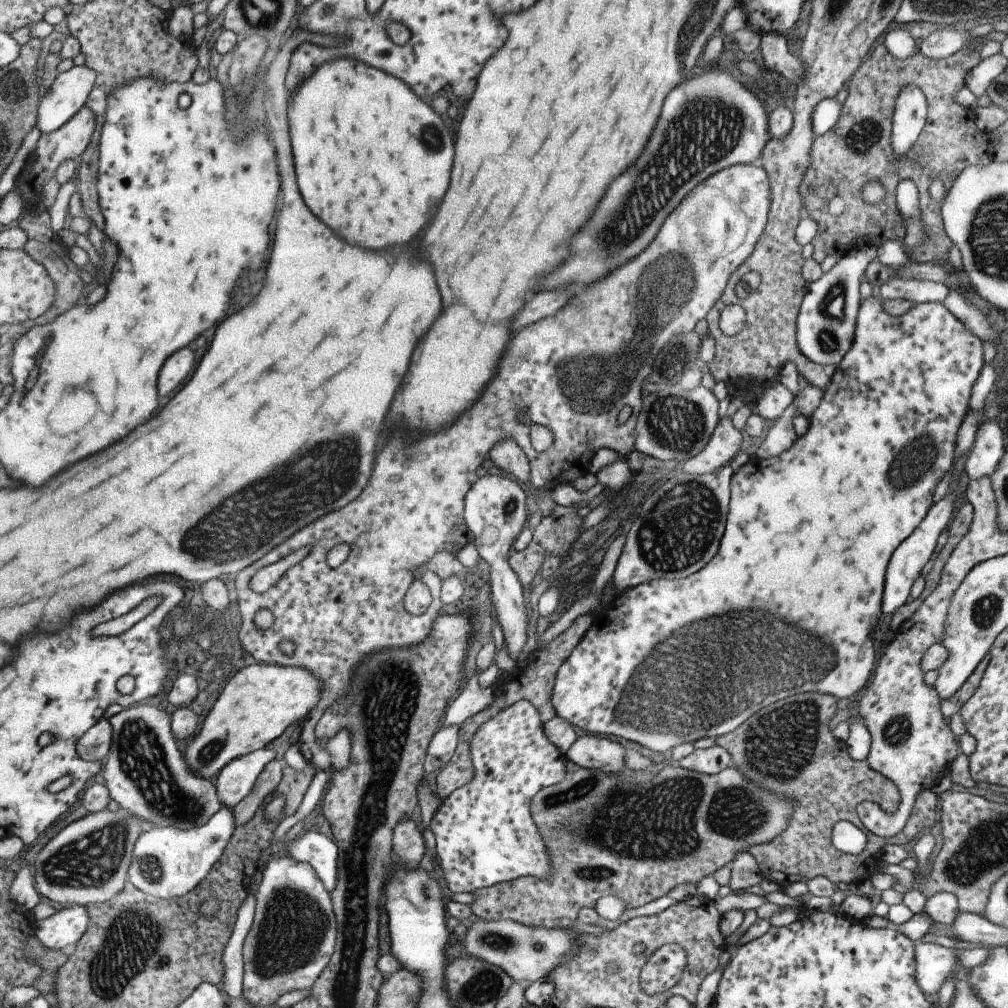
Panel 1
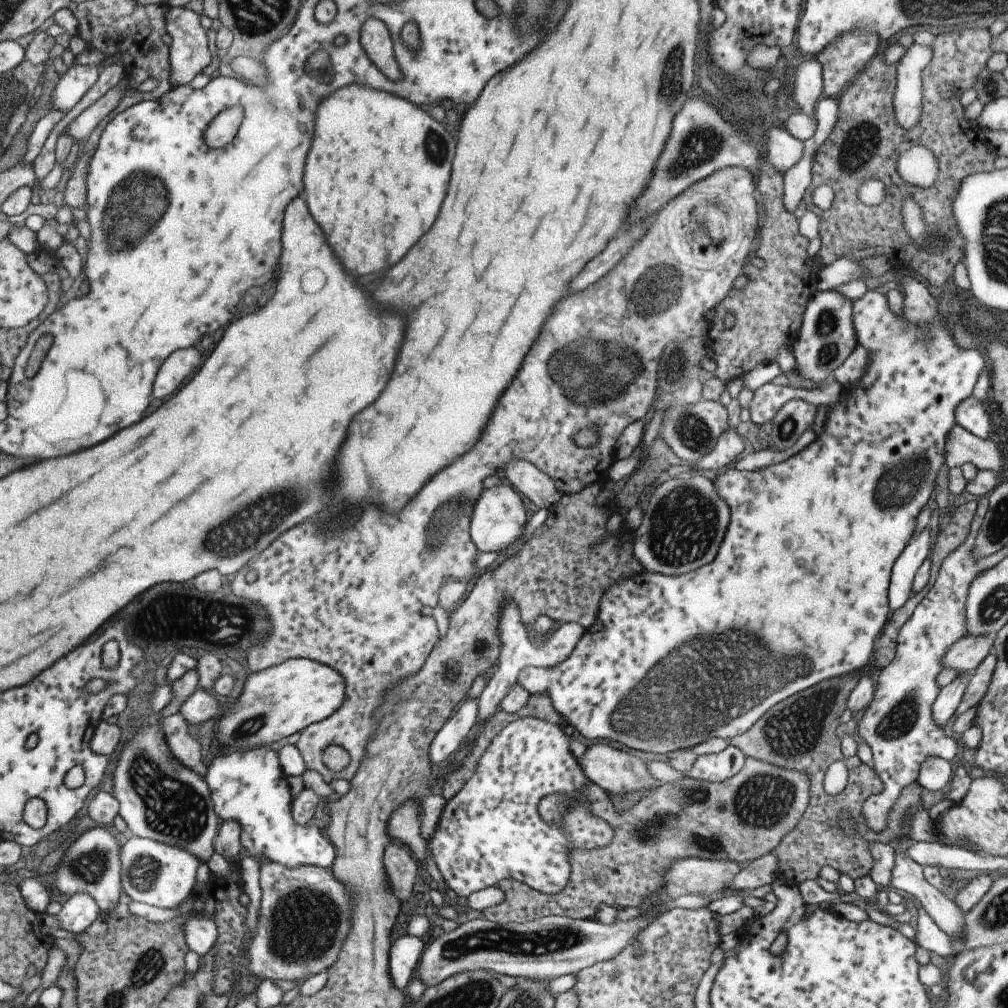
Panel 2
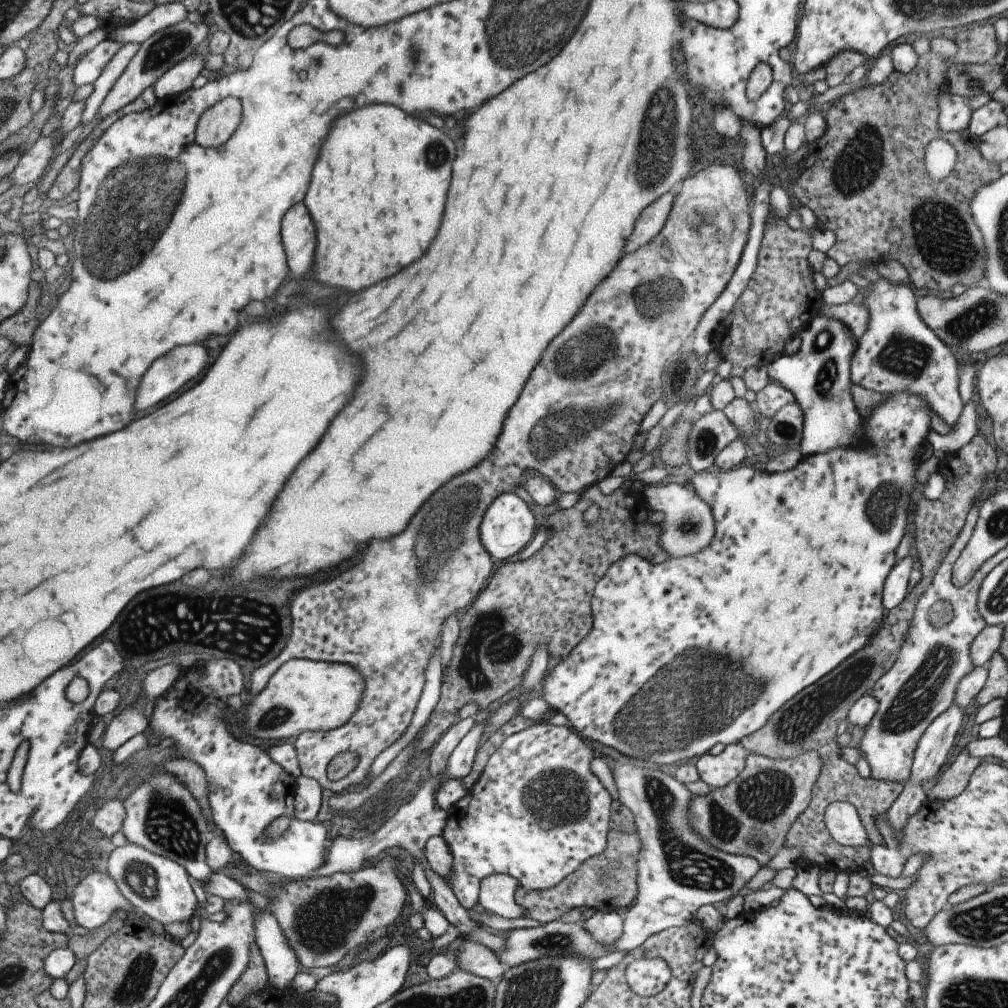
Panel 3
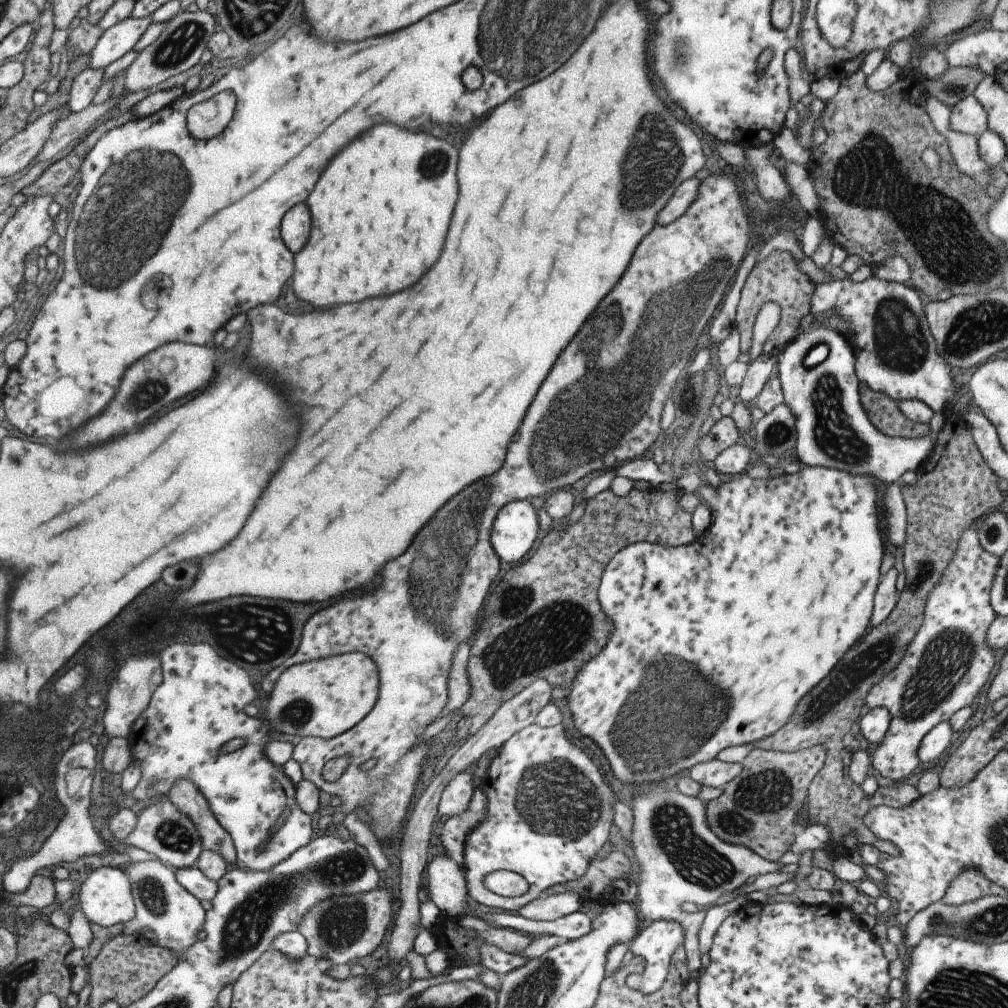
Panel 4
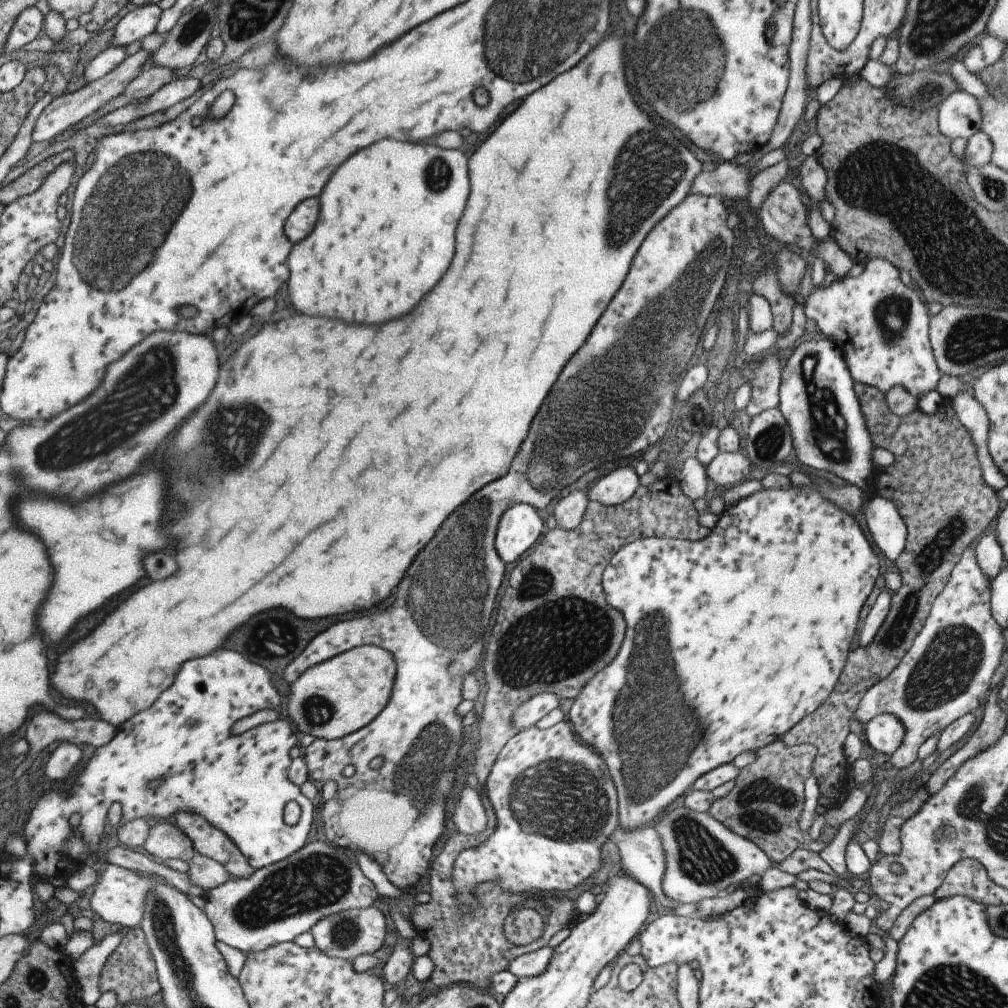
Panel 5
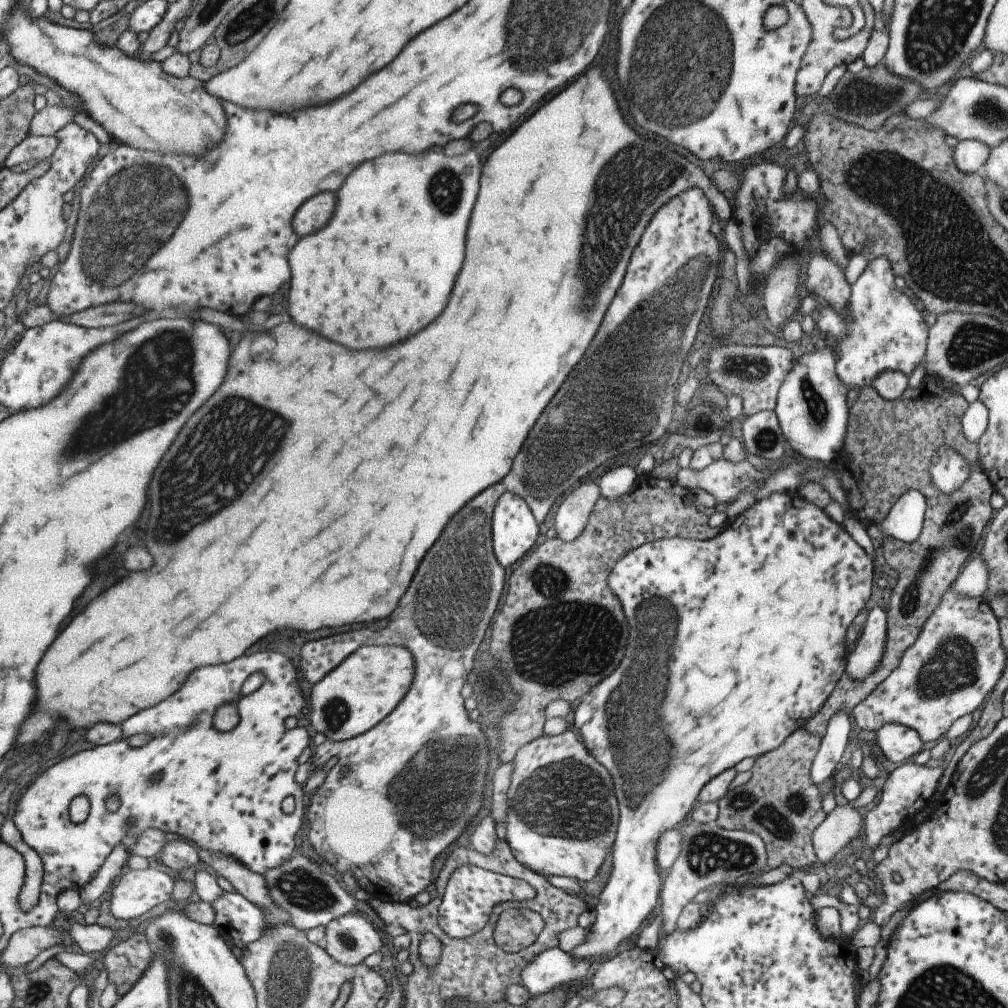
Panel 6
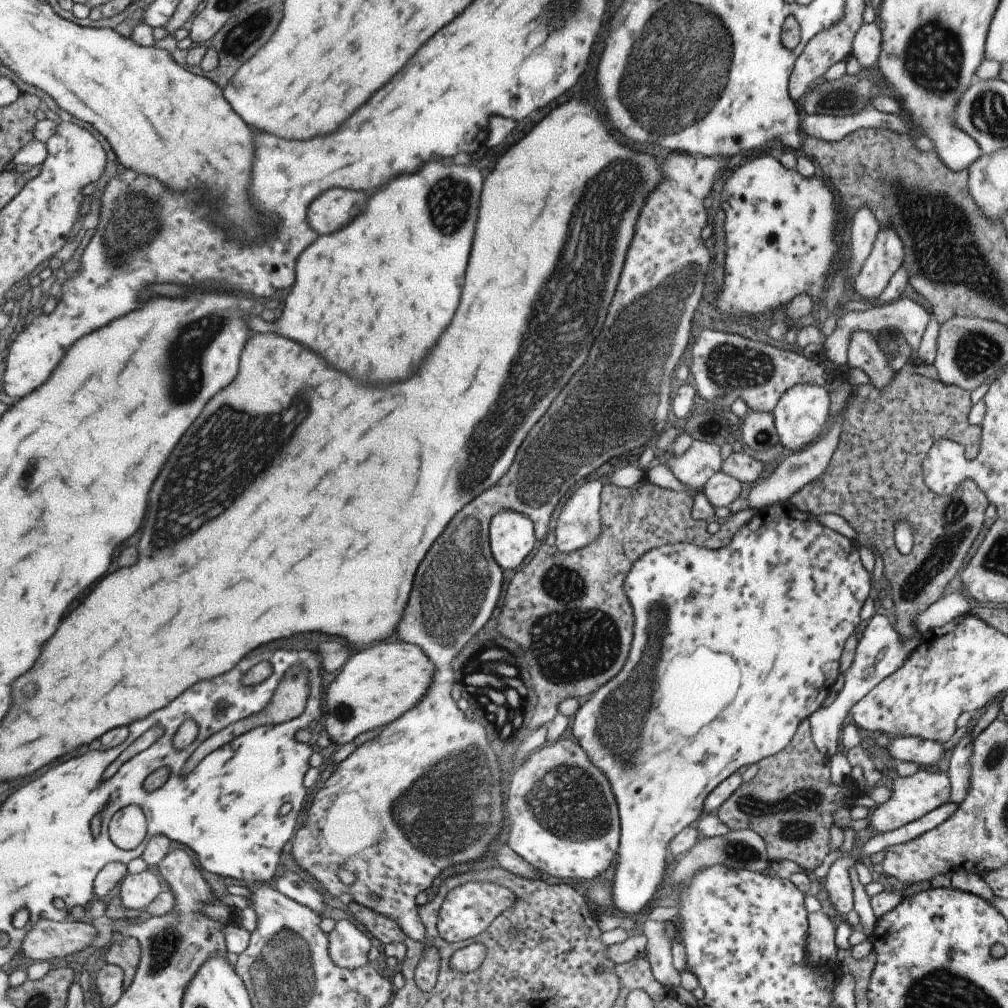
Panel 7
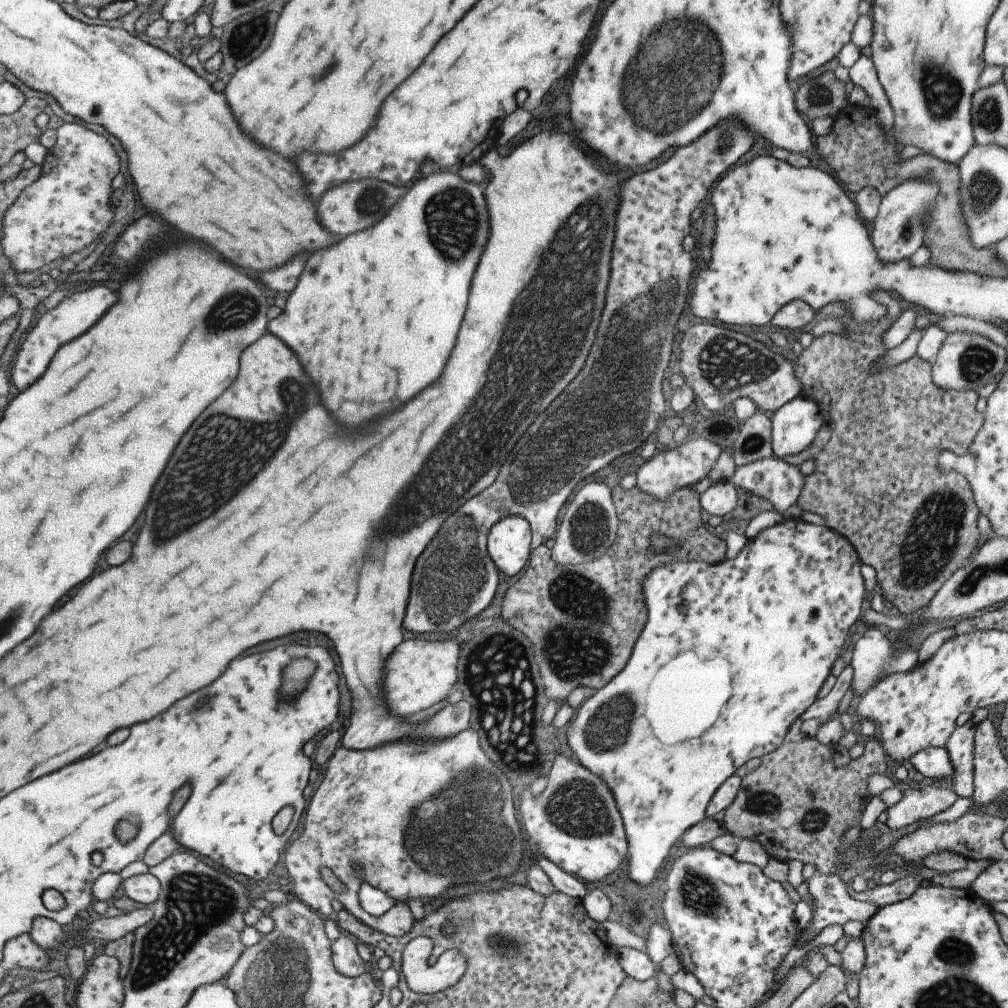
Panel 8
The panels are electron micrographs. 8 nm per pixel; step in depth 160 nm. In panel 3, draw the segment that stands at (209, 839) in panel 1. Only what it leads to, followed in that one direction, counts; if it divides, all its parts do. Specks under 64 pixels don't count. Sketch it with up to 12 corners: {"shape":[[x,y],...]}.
{"shape":[[129,841],[107,874],[162,925],[189,923],[199,900],[179,862]]}

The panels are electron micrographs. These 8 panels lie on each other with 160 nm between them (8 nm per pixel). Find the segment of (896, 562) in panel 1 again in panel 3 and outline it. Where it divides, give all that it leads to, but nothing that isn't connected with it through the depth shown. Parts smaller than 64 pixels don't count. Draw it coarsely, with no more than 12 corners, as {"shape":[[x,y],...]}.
{"shape":[[911,552],[891,568],[883,584],[885,612],[907,596],[908,576],[916,559]]}

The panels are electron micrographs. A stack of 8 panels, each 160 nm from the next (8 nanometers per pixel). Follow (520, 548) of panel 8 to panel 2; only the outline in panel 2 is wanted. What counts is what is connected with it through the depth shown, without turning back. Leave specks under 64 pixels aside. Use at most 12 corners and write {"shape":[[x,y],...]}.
{"shape":[[509,486],[483,489],[468,526],[477,551],[522,536],[526,501]]}

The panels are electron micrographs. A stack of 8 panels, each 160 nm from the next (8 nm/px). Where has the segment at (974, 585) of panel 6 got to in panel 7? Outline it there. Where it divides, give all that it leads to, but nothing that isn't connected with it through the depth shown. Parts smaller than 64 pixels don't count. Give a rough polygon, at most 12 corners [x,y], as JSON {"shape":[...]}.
{"shape":[[945,594],[912,618],[917,633],[967,614],[967,596]]}

